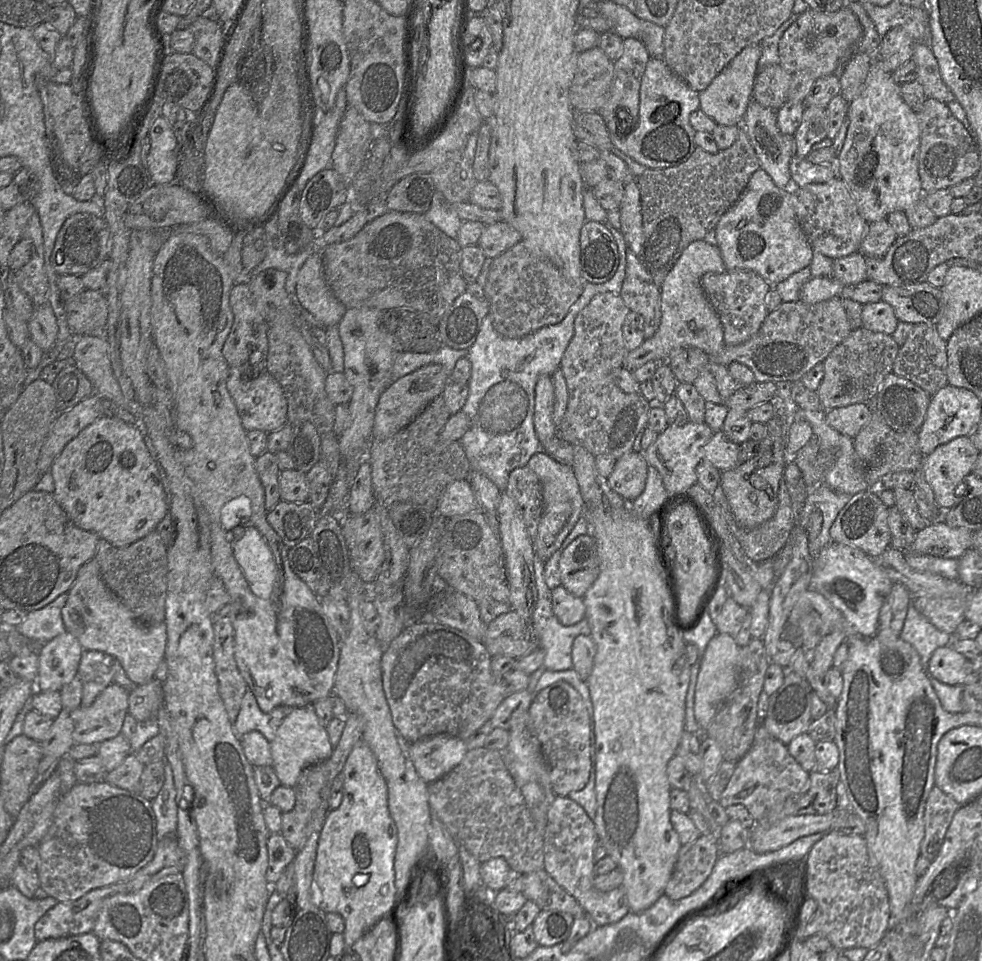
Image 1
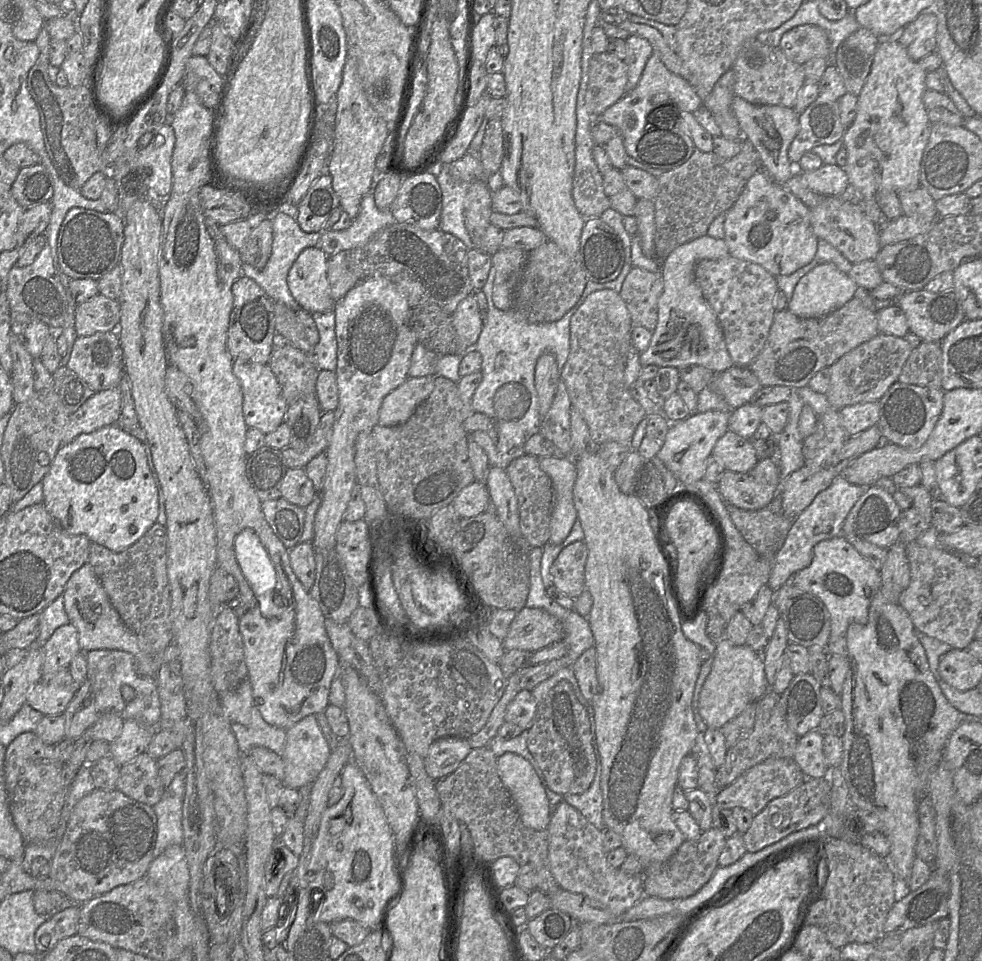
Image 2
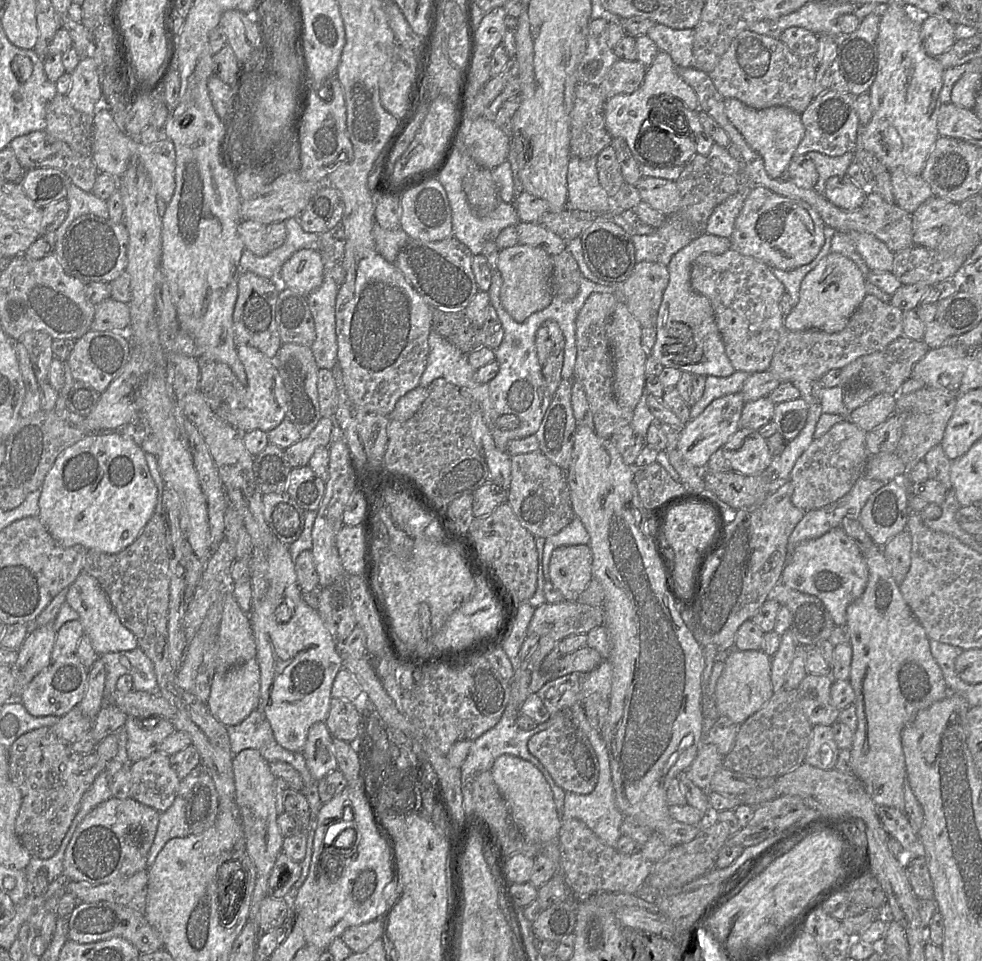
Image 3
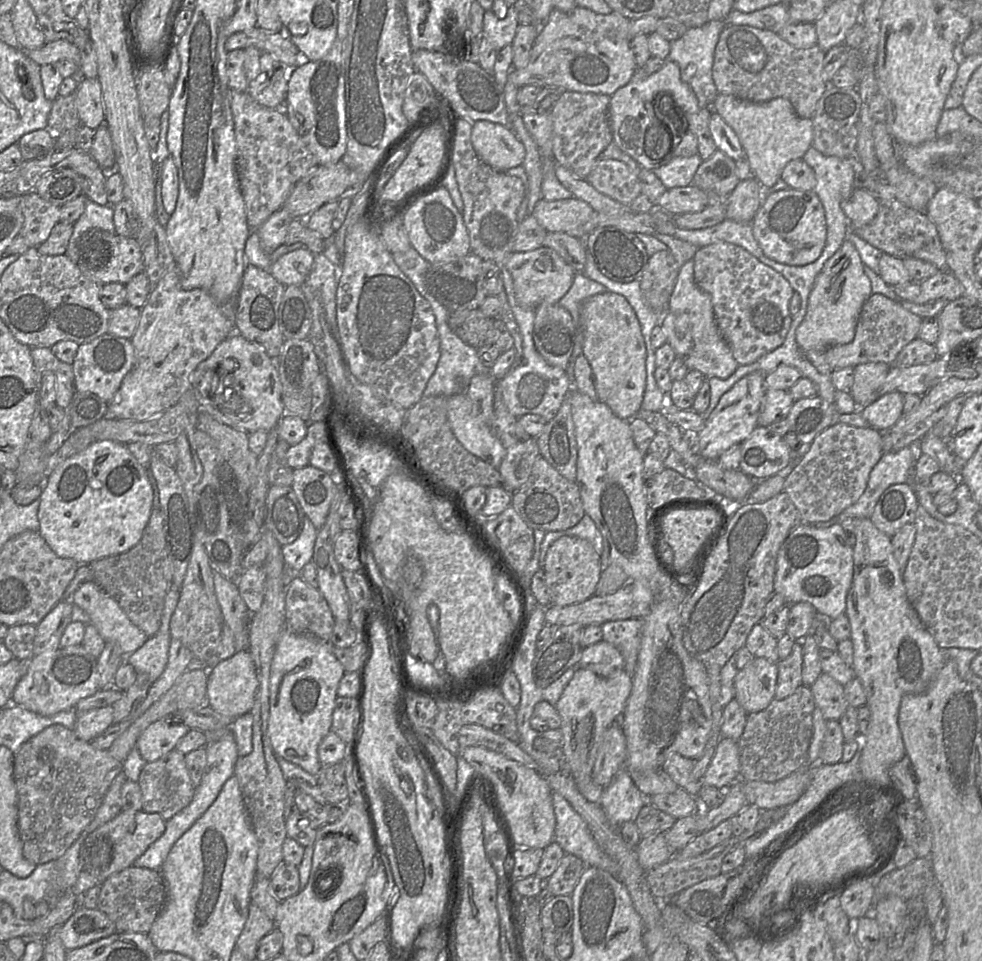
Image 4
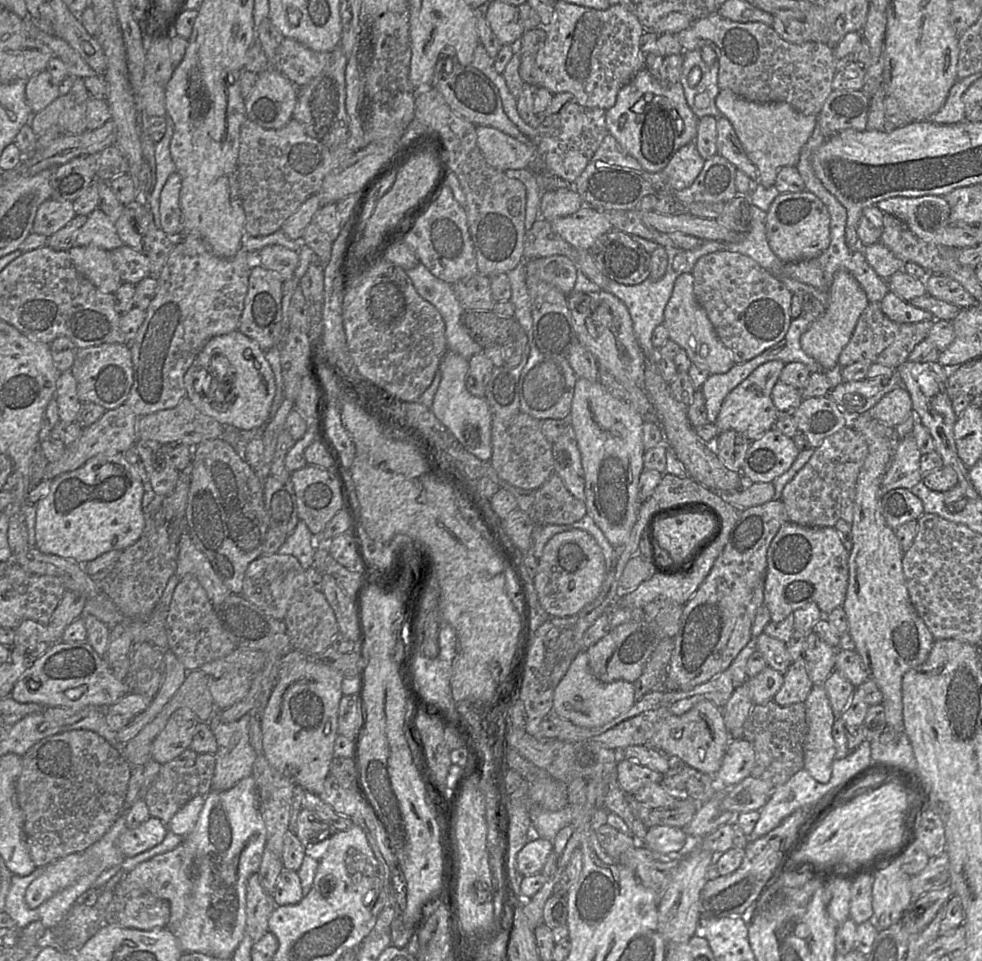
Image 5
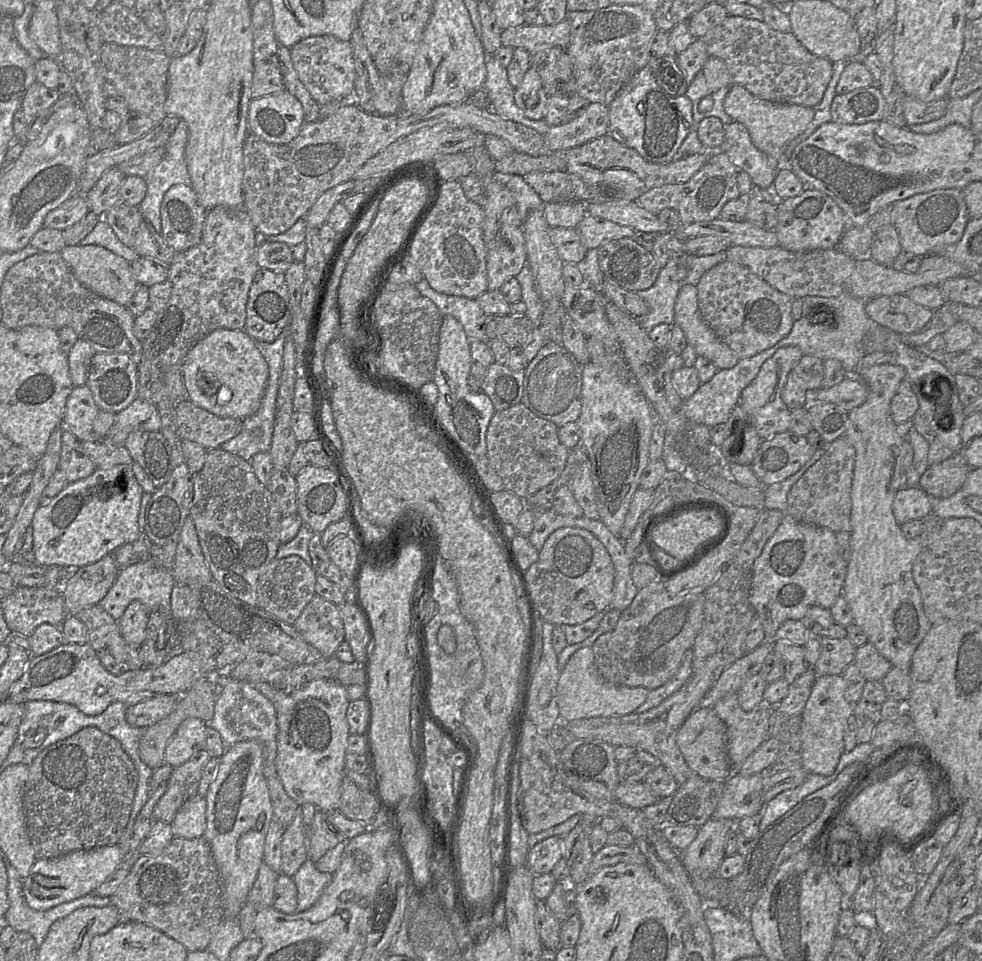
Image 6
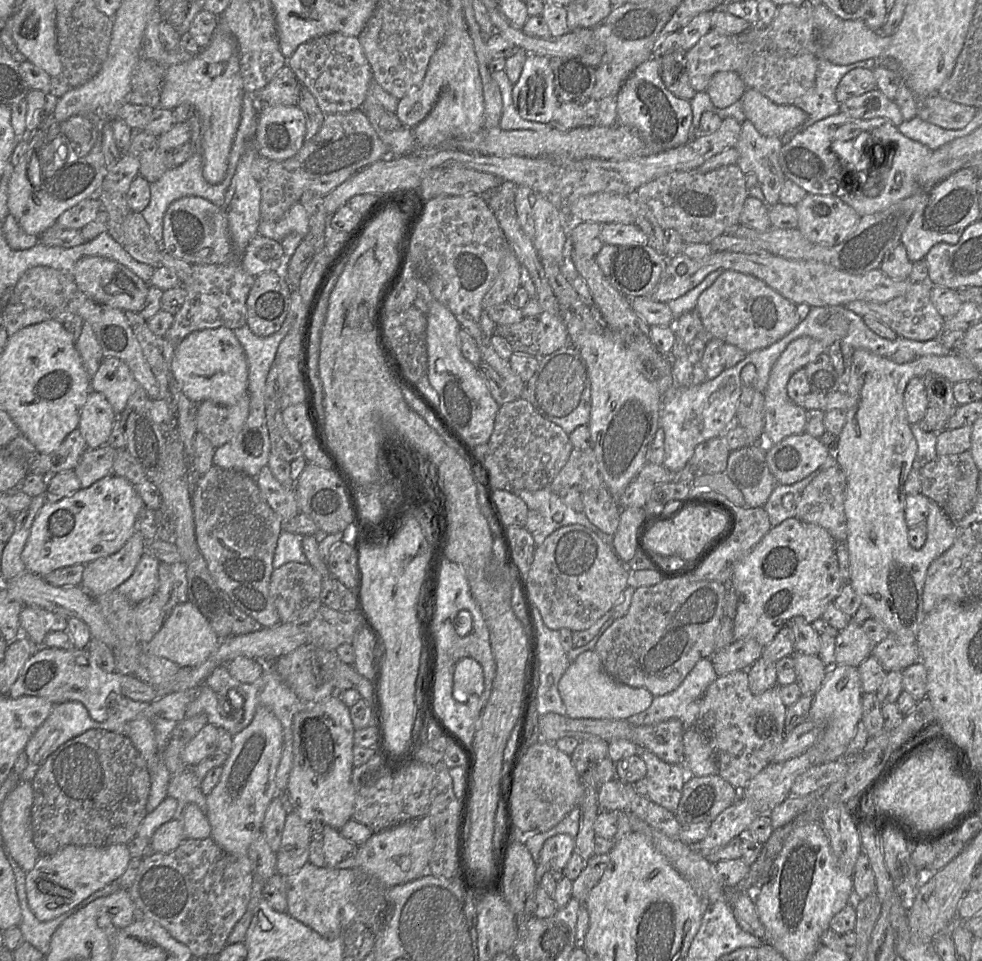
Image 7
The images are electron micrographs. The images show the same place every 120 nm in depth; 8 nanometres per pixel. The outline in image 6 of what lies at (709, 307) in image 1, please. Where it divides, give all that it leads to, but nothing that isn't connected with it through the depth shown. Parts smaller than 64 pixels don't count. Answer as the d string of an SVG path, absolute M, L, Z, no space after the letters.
M683 285L674 306L674 324L678 325L689 346L698 356L712 361L718 369L734 367L740 358L723 342L702 317L698 306L697 286Z

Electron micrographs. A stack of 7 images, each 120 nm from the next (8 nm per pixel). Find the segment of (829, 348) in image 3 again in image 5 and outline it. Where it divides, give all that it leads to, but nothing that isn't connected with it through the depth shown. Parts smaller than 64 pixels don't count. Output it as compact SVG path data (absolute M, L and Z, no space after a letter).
M869 302L857 321L850 341L839 355L838 365L845 367L861 360L869 360L897 369L908 359L914 347L928 337L934 321L897 323L883 313L880 302Z

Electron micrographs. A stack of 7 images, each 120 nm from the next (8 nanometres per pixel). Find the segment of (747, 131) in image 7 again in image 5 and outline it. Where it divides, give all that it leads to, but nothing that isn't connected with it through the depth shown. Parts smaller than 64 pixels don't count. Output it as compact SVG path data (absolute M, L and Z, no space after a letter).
M725 116L717 119L717 151L753 181L758 181L757 168L747 157L733 125Z

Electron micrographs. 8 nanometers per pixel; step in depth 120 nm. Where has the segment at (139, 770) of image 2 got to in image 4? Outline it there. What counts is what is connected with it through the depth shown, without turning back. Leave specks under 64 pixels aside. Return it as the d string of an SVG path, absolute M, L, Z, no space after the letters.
M175 749L154 762L146 762L139 775L138 784L142 794L142 810L158 813L165 821L185 808L192 801L195 792L185 754Z

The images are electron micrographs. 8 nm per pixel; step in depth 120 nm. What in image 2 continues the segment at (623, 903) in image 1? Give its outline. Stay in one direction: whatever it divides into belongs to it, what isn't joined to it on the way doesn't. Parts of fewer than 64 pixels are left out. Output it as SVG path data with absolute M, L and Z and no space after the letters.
M564 800L552 813L547 831L550 870L560 888L595 899L614 915L623 914L644 896L643 876L626 874L612 867L603 849L604 832Z

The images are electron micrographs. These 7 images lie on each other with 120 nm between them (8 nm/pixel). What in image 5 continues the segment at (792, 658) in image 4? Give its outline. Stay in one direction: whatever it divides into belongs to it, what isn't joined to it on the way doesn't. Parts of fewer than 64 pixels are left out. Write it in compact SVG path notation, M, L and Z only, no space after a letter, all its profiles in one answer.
M804 656L793 661L783 674L783 684L773 697L780 706L805 702L813 683L808 677Z

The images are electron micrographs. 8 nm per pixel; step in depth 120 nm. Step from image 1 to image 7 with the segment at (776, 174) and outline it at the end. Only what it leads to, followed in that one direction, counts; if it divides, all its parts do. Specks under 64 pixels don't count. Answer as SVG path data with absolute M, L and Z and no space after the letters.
M747 88L740 101L746 119L764 136L780 138L807 119L802 109L791 104L776 104L755 89Z

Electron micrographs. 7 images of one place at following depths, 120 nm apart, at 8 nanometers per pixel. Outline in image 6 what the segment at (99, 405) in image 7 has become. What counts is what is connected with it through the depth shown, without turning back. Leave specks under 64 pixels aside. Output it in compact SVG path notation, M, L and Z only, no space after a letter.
M86 385L75 386L66 401L63 424L79 441L90 440L98 412L89 388Z

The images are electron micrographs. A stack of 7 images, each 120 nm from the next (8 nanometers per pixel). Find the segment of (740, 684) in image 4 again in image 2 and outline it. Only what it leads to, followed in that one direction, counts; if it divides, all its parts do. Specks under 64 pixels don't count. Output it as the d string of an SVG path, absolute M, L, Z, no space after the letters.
M723 637L716 644L712 668L699 696L700 716L708 729L720 729L750 704L759 701L768 689L762 653L747 645L736 645Z

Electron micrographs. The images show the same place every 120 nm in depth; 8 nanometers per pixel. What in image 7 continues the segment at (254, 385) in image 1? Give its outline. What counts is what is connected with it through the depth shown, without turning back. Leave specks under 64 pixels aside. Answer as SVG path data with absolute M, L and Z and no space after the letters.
M226 327L194 331L174 347L170 370L177 386L194 403L206 400L220 405L233 405L247 392L248 363L245 351L234 332Z

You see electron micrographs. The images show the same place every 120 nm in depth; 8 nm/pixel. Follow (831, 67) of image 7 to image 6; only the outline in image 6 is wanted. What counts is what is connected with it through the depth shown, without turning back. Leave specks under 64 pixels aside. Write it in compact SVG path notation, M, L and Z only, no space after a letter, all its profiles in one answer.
M836 61L833 63L833 73L831 80L827 86L827 89L824 93L824 96L820 103L818 103L814 110L814 118L811 123L808 125L806 130L801 133L799 136L792 139L784 147L784 153L782 154L782 165L788 165L791 155L794 149L811 136L822 124L830 122L831 119L831 105L832 101L836 95L836 86L842 75L843 70L845 69L847 63L850 61Z

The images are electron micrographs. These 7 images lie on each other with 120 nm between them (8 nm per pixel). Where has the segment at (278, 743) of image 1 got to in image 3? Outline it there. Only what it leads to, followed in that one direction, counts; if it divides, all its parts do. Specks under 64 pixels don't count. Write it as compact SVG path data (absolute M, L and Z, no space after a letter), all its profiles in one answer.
M316 722L310 727L302 755L309 772L317 781L338 769L333 736L324 722Z

